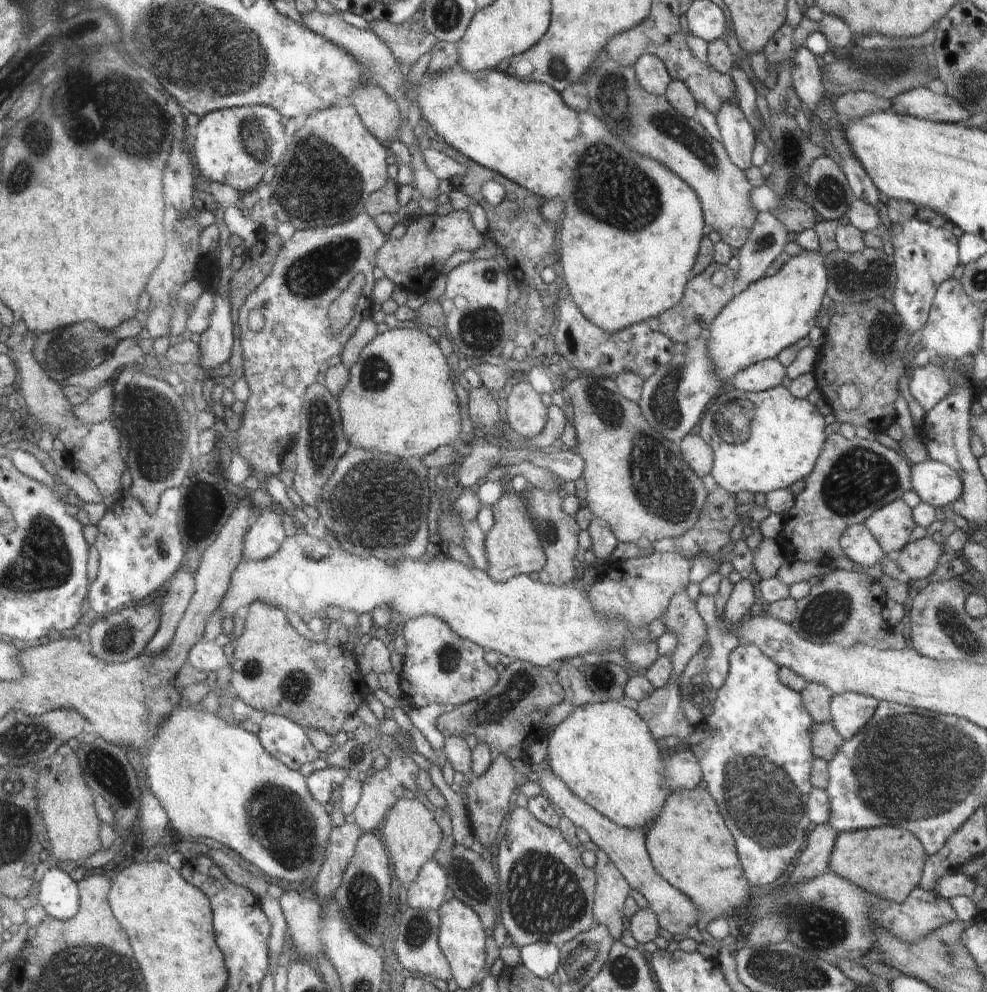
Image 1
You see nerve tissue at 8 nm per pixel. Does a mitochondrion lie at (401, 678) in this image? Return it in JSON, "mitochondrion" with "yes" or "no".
{"mitochondrion":"no"}

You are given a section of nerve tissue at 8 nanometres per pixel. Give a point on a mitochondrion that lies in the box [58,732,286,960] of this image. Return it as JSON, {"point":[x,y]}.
{"point":[105,770]}

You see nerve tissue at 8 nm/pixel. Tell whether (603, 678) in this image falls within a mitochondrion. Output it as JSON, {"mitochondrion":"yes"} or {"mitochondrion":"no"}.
{"mitochondrion":"yes"}

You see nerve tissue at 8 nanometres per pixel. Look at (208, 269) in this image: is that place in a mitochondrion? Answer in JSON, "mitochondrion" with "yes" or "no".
{"mitochondrion":"no"}

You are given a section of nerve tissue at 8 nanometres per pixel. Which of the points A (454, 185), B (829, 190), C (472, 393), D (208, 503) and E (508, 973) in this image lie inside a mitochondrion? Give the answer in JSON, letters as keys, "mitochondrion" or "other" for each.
{"A":"other","B":"mitochondrion","C":"other","D":"mitochondrion","E":"other"}

